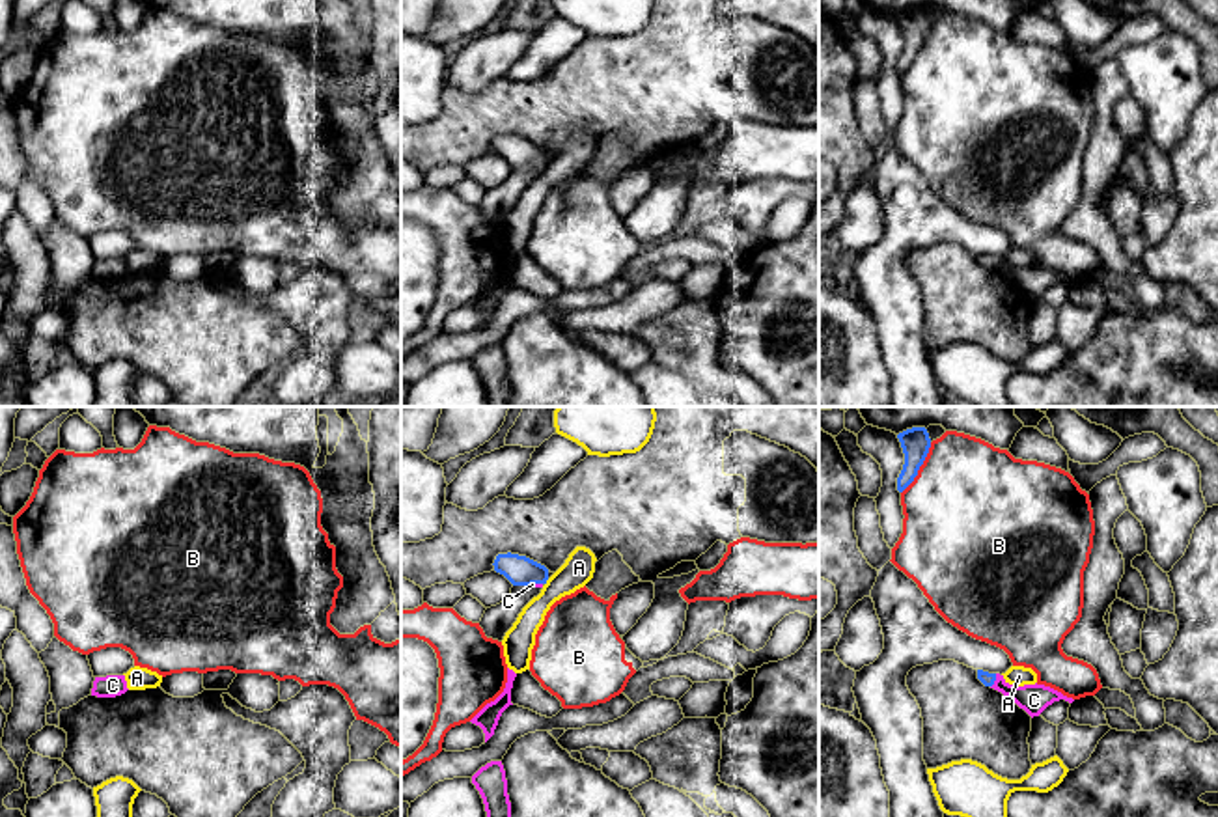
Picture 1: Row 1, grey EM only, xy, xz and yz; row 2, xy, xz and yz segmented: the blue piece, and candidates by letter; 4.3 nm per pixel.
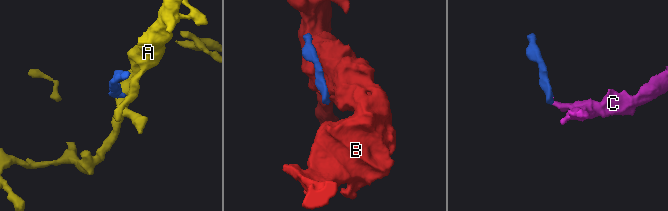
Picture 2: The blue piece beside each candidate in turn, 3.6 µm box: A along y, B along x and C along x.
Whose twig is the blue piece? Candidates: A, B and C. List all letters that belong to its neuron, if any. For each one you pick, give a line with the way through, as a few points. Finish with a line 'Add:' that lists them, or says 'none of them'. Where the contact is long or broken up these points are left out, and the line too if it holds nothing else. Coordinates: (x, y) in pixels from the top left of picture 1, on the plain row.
C: Path across: yz (985, 260), (995, 262), (1010, 273), (1034, 280)
Add: C

